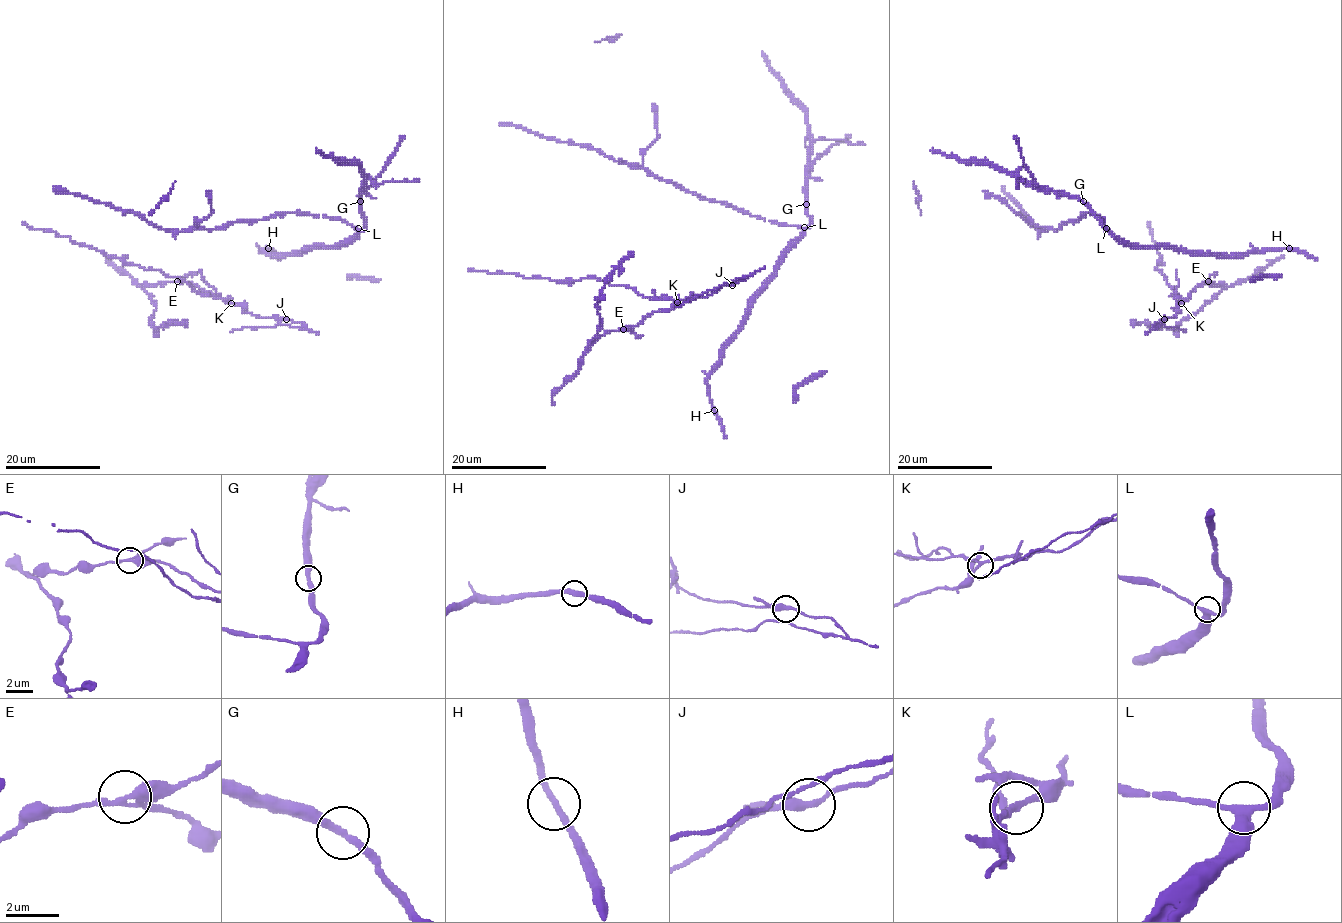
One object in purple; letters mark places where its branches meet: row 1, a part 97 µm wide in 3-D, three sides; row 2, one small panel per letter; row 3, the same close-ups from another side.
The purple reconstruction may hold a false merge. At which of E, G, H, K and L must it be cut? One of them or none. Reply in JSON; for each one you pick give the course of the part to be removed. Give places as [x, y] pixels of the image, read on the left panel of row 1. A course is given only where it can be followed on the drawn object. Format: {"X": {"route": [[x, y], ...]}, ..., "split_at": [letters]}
{"K": {"route": [[231, 302], [198, 294], [179, 277], [106, 256], [68, 237], [58, 236], [53, 231], [30, 228], [22, 222]]}, "split_at": ["K"]}

